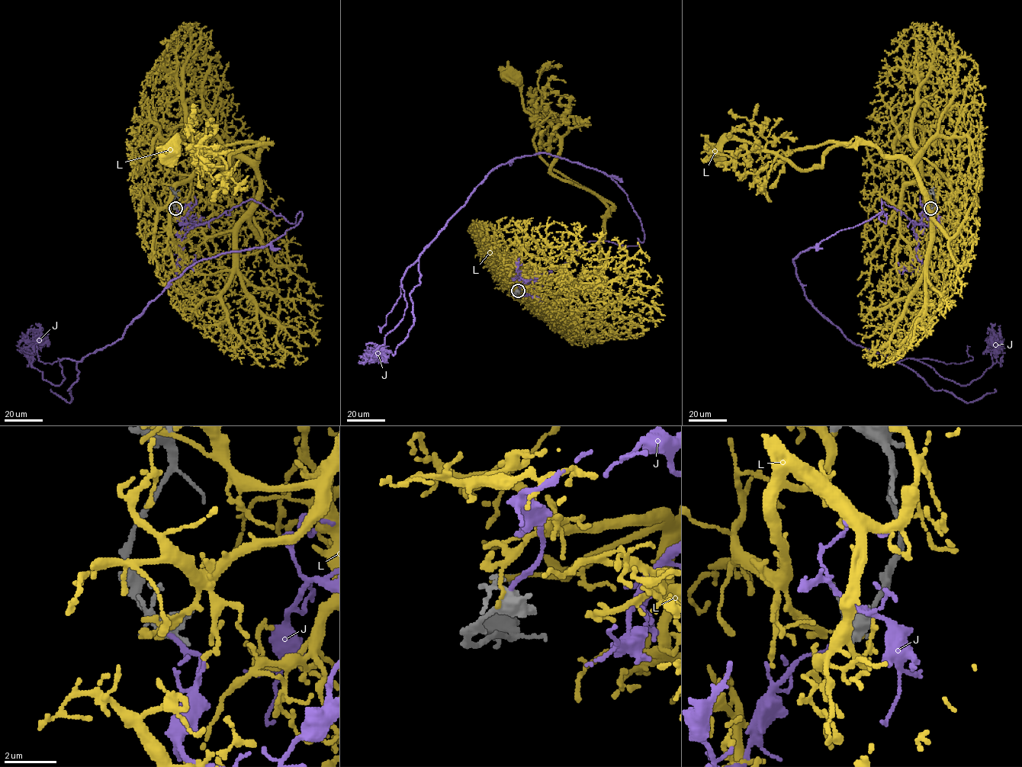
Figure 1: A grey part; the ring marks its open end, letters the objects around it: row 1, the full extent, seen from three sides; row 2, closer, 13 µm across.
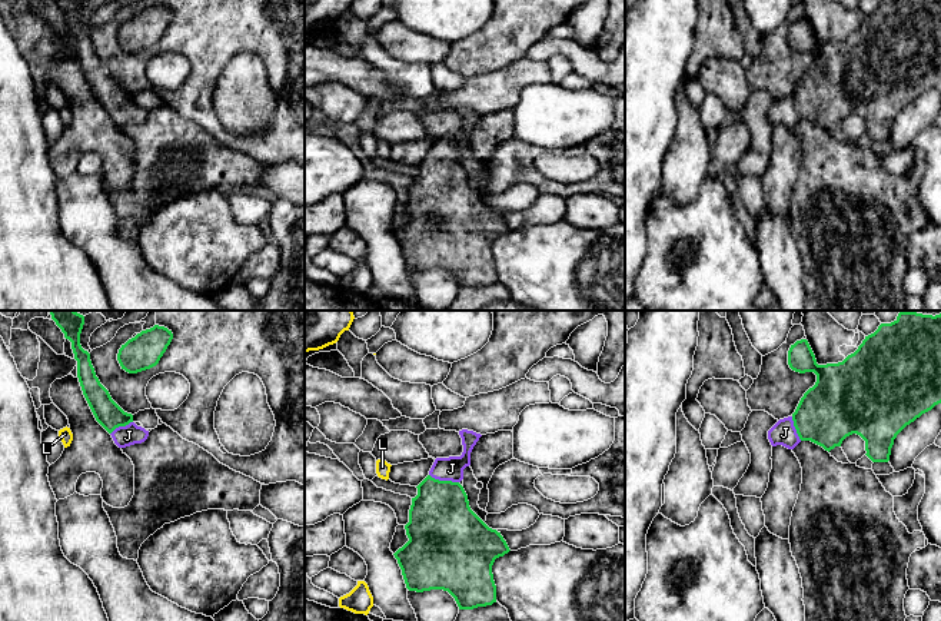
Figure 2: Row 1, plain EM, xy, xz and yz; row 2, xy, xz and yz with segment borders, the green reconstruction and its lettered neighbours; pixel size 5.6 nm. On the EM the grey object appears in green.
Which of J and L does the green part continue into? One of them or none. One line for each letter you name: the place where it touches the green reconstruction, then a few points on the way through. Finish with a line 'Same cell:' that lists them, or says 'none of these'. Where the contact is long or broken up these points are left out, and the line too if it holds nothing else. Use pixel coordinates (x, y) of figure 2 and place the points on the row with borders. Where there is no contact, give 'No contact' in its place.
J: Touches green at xz (444, 481). Path across: xz (442, 525), (444, 481), (451, 468)
Same cell: J

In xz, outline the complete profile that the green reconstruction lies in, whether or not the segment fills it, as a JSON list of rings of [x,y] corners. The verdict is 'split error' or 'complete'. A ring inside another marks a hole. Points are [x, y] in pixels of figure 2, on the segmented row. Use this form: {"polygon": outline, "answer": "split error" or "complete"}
{"polygon": [[[459,431],[463,452],[460,456],[436,458],[429,475],[416,486],[409,522],[405,525],[409,541],[393,555],[402,569],[409,591],[448,591],[459,610],[473,610],[496,602],[492,565],[511,549],[496,529],[489,528],[469,507],[468,495],[459,484],[463,469],[470,465],[470,452],[481,434]]], "answer": "split error"}

